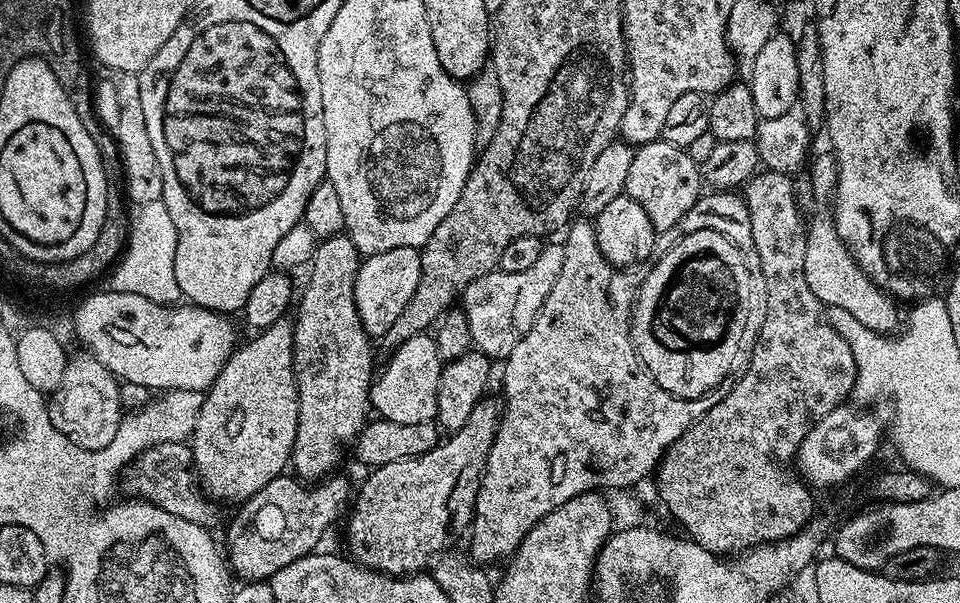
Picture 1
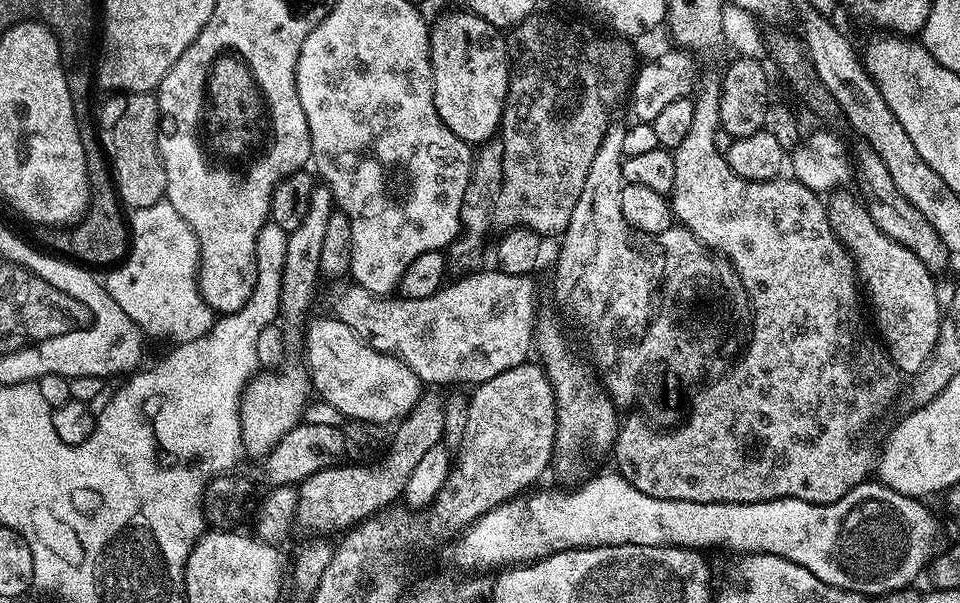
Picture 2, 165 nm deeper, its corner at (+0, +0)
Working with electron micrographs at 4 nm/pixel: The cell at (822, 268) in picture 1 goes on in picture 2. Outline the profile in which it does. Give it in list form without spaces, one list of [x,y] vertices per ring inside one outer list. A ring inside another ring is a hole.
[[[836,190],[829,195],[826,202],[828,221],[852,257],[855,273],[862,281],[867,301],[869,298],[872,304],[875,327],[888,359],[898,372],[913,376],[934,351],[939,334],[942,304],[940,306],[938,302],[935,277],[910,250],[878,230],[868,209],[855,193],[844,191],[848,190]]]

